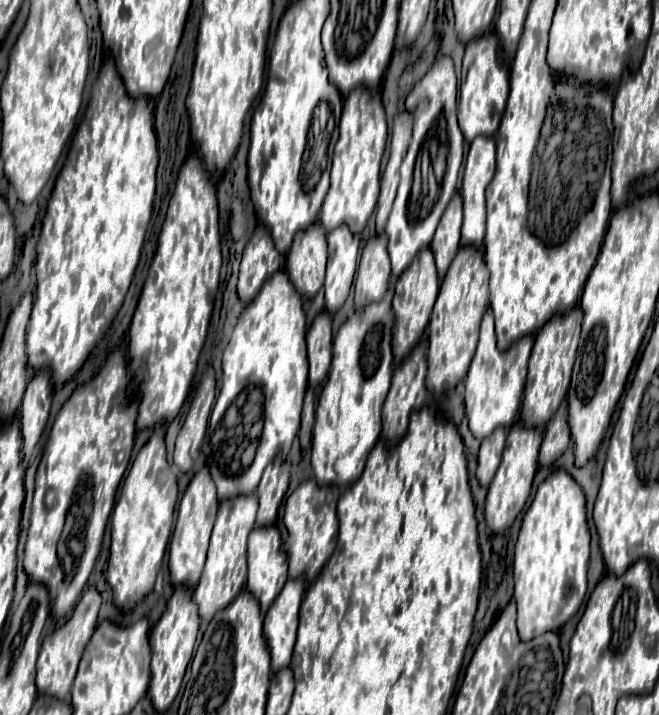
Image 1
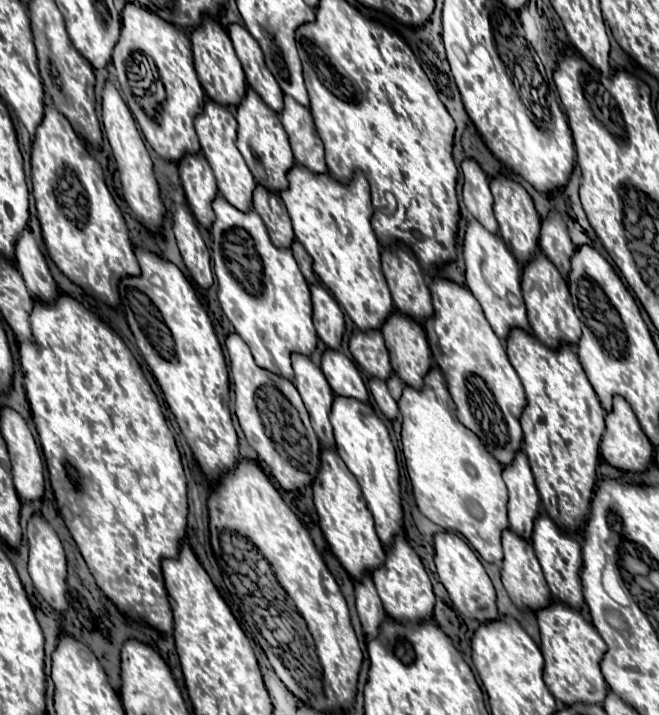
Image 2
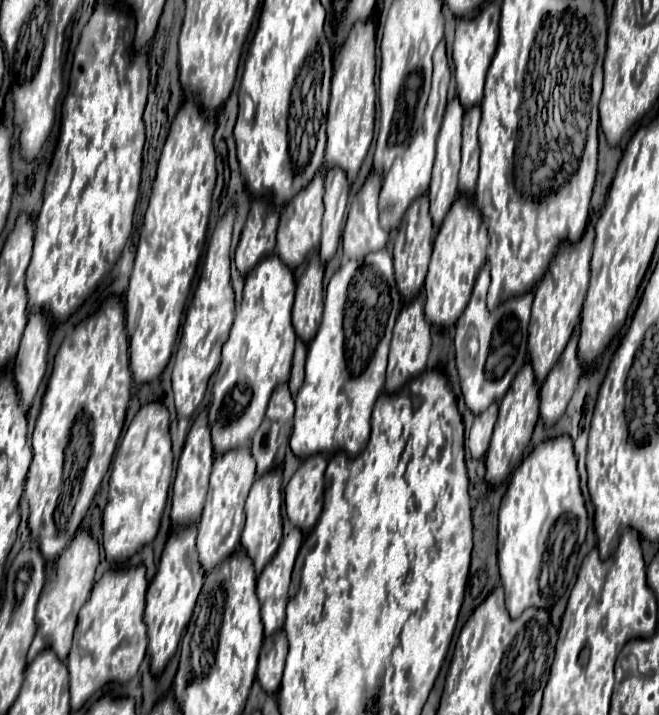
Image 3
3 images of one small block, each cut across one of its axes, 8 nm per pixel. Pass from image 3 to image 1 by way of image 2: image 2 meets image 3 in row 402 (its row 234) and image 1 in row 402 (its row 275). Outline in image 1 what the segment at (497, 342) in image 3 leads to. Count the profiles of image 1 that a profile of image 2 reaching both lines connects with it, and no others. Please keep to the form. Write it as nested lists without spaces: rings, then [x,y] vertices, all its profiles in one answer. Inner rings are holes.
[[[488,308],[484,312],[482,324],[480,324],[480,340],[476,346],[476,354],[470,362],[468,374],[464,378],[466,384],[466,418],[470,424],[470,432],[482,440],[486,438],[496,426],[510,426],[518,418],[518,408],[522,402],[522,390],[526,380],[526,358],[532,350],[532,336],[526,336],[520,342],[514,342],[508,350],[500,352],[496,346],[494,336],[494,322],[492,322],[492,310]],[[522,360],[522,364],[514,364]]]

